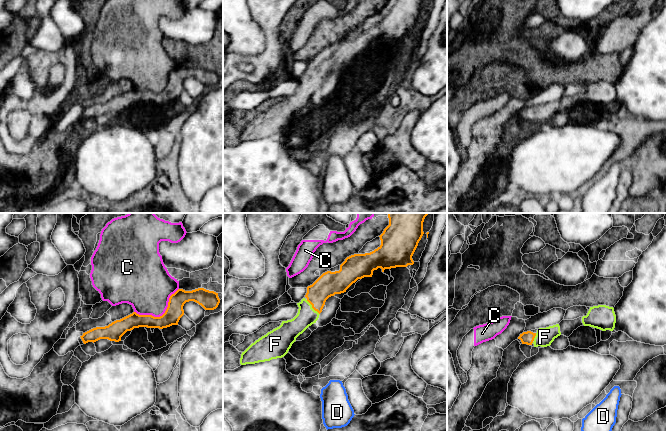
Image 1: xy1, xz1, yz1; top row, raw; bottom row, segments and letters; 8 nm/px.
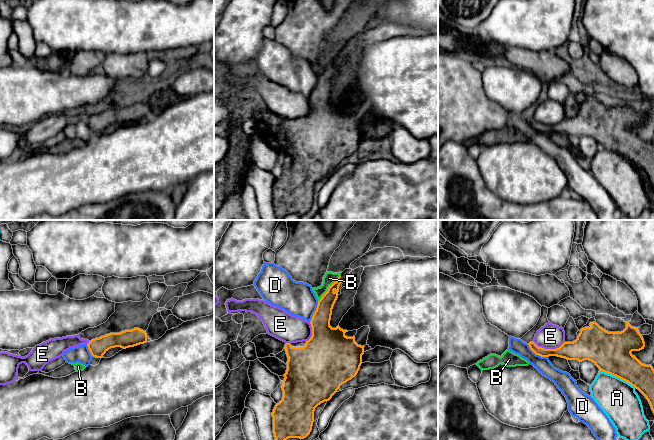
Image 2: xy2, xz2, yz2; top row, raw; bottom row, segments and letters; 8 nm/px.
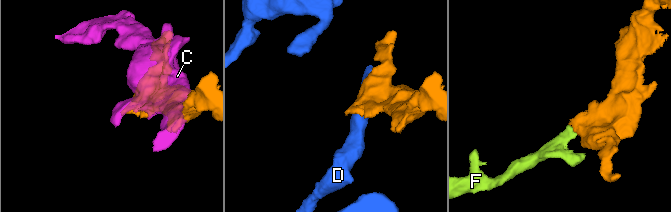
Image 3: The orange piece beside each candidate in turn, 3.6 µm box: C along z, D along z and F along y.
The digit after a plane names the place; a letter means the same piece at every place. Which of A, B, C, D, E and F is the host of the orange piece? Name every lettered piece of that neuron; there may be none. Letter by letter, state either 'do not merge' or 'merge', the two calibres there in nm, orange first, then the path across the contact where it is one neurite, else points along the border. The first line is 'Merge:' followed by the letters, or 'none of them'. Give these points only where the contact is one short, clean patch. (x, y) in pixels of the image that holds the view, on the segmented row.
Merge: F
A: do not merge; 320 nm thick on the orange side, 300 nm on the other
B: do not merge; 150 nm thick on the orange side, 100 nm on the other; border along xz2 (340, 276), (318, 301)
C: do not merge; 140 nm thick on the orange side, 380 nm on the other
D: do not merge; 140 nm thick on the orange side, 120 nm on the other; border along yz2 (527, 344), (536, 354), (547, 357)
E: do not merge; 160 nm thick on the orange side, 200 nm on the other
F: merge; 190 nm thick on the orange side, 160 nm on the other; runs through xz1 (329, 283), (316, 296), (312, 307), (291, 329)

